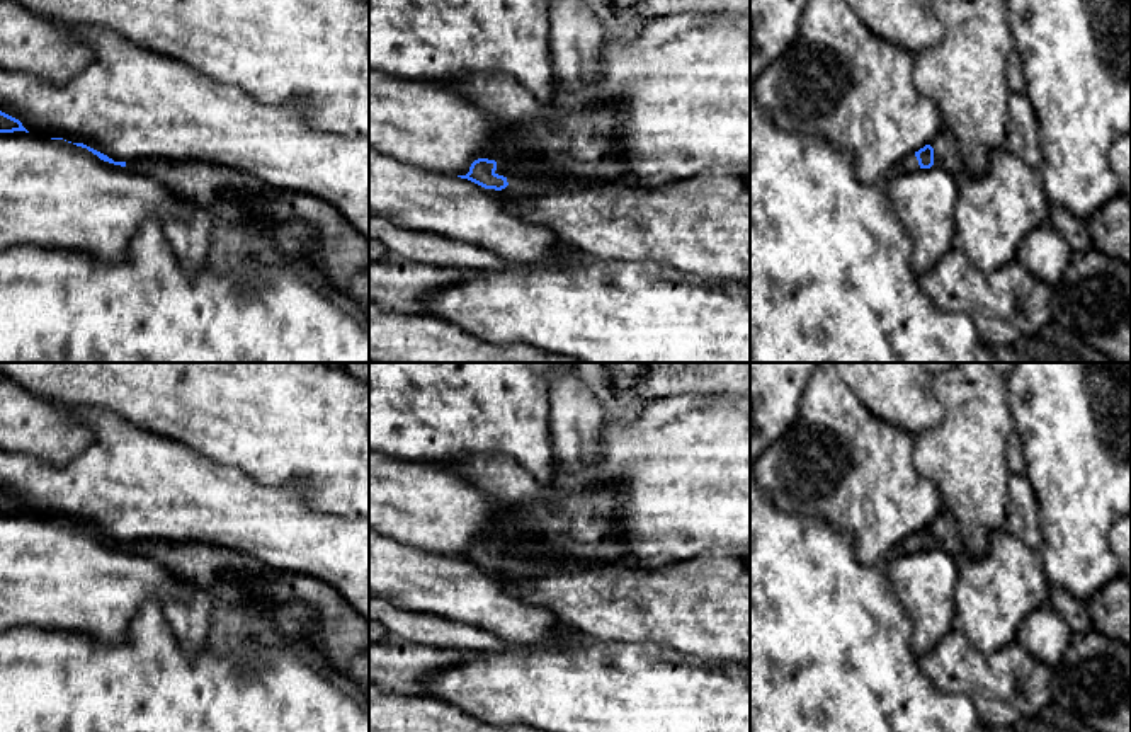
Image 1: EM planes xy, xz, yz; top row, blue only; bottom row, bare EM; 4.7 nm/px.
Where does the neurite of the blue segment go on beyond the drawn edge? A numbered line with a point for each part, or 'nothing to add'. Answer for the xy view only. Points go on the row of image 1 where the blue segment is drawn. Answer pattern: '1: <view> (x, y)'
nothing to add

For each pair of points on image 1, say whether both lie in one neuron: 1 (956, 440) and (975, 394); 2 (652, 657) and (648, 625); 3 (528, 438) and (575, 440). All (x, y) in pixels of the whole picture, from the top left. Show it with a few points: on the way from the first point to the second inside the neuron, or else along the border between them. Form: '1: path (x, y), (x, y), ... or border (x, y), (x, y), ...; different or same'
1: path (968, 428), (975, 421), (975, 406); same
2: border (609, 642), (659, 642), (687, 656); different
3: border (548, 400), (550, 448), (555, 462); different

